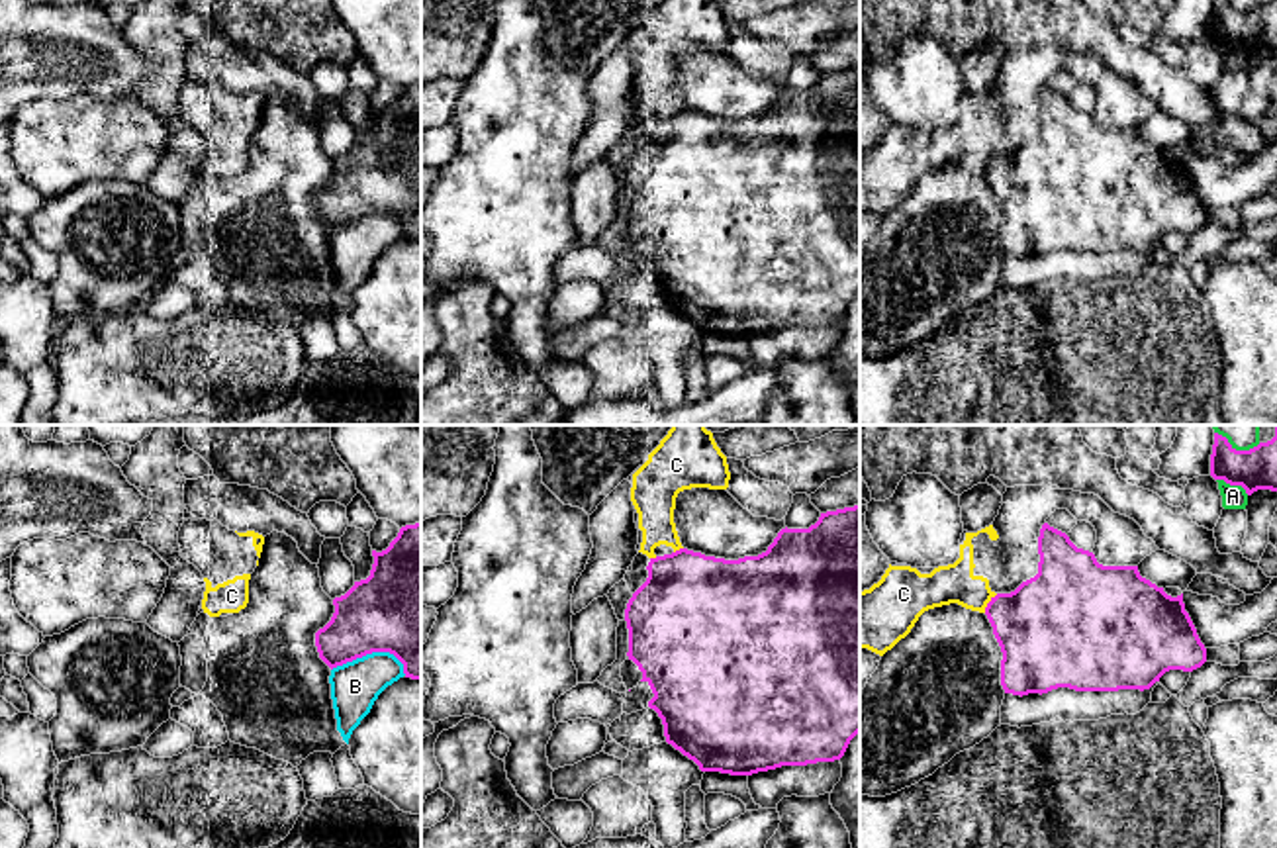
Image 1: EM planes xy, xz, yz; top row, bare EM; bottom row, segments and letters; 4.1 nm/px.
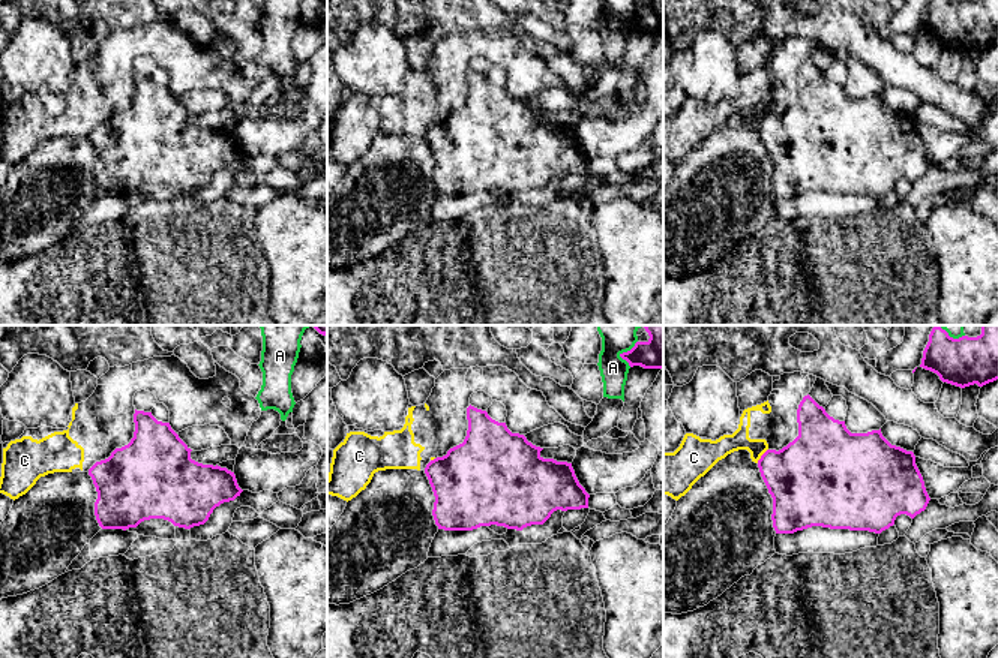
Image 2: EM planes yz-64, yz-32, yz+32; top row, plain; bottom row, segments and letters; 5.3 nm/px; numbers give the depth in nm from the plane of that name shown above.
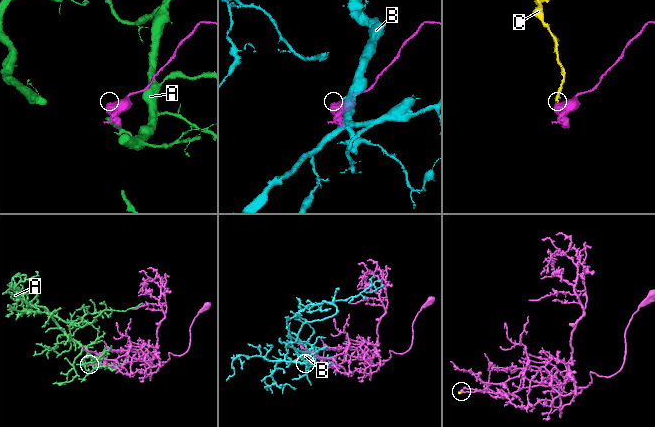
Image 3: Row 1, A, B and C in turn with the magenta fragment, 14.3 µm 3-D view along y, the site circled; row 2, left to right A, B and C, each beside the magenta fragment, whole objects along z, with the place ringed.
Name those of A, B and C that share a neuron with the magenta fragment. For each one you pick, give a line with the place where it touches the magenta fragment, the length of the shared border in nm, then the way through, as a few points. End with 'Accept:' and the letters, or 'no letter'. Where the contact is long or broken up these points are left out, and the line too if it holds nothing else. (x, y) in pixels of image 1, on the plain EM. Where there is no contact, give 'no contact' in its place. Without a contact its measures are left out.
Accept: no letter

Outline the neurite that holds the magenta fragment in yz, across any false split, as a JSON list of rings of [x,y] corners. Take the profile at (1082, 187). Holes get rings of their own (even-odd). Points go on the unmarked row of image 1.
[[[1048,84],[1042,86],[1040,98],[1038,98],[1038,135],[1026,143],[1022,143],[1015,153],[1011,155],[997,155],[991,159],[991,163],[985,168],[985,176],[993,188],[993,196],[1001,208],[1003,221],[1001,221],[1001,247],[1005,255],[1013,257],[1028,257],[1028,255],[1048,255],[1058,249],[1069,249],[1075,253],[1118,253],[1118,251],[1150,251],[1159,239],[1169,231],[1183,231],[1193,233],[1201,229],[1206,223],[1206,210],[1201,204],[1197,190],[1185,172],[1183,155],[1177,159],[1171,159],[1163,153],[1163,149],[1158,149],[1150,141],[1142,139],[1138,133],[1138,127],[1103,127],[1097,123],[1095,116],[1083,110],[1077,110],[1069,98]]]

